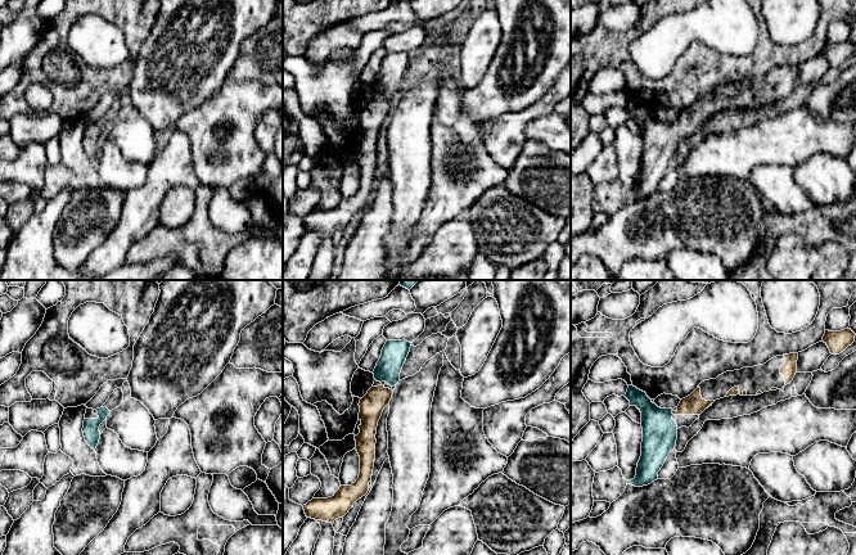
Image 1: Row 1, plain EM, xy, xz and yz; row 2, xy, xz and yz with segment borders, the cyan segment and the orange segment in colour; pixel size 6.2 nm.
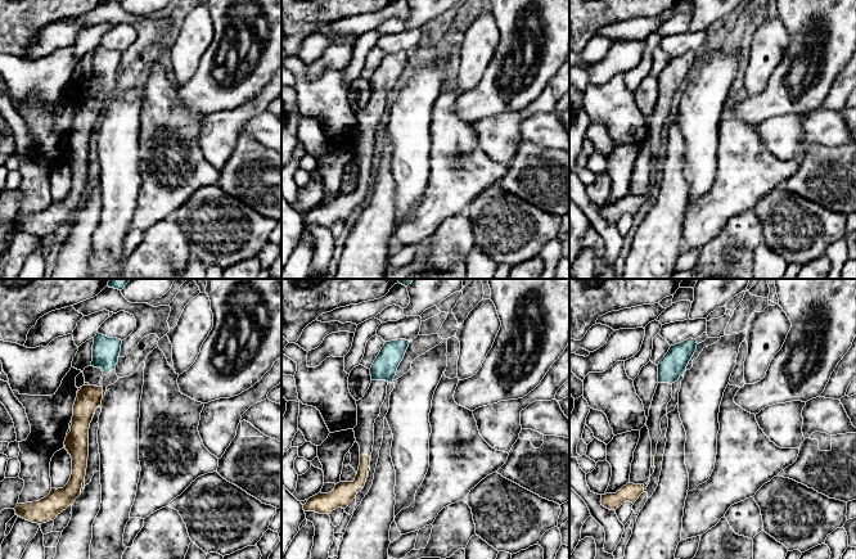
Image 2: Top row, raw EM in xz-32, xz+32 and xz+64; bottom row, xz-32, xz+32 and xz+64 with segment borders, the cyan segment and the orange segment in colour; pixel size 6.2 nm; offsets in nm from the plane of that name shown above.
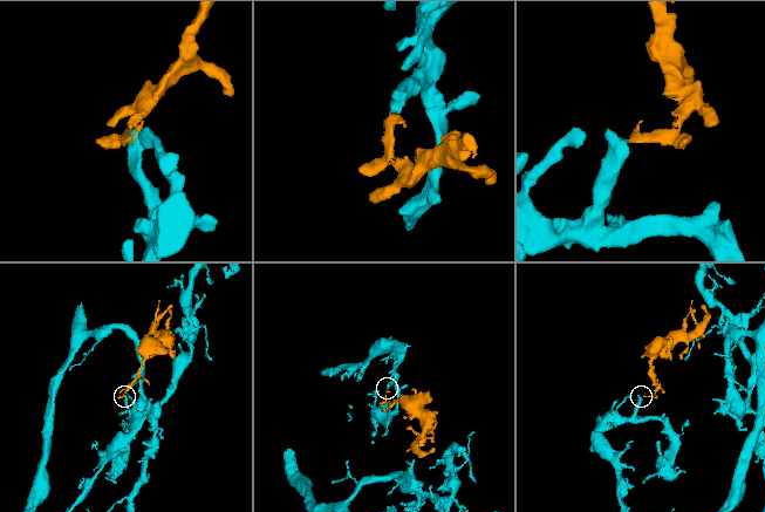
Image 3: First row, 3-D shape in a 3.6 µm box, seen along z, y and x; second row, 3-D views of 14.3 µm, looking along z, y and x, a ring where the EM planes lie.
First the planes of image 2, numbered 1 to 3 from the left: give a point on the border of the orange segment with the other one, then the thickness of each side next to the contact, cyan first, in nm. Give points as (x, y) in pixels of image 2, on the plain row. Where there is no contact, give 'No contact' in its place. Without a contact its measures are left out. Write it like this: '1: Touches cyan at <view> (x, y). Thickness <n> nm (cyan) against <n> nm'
1: No contact
2: No contact
3: No contact

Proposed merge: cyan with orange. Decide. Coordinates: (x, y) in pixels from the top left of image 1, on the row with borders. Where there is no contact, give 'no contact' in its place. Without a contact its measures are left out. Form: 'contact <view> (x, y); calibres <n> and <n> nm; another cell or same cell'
contact xz (383, 380); calibres 160 and 160 nm; same cell

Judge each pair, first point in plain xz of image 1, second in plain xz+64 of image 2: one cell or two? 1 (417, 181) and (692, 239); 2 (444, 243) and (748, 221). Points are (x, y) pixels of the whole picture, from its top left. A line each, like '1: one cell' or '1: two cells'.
1: two cells
2: one cell

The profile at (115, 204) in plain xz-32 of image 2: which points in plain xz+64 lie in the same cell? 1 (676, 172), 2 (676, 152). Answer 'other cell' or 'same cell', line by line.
1: other cell
2: other cell

